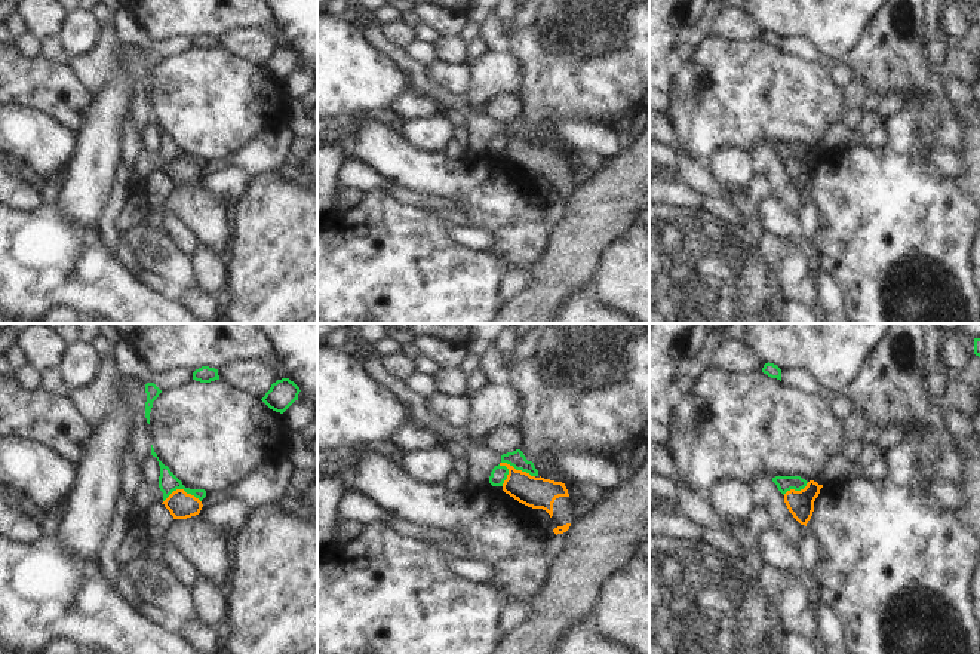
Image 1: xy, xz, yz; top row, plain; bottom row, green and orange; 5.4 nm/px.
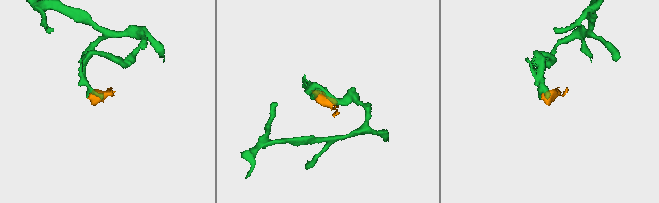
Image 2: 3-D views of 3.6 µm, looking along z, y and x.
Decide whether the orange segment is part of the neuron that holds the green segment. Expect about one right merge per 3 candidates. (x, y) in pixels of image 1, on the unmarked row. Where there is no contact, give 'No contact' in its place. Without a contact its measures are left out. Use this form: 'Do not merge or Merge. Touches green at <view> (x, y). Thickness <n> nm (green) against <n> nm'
Do not merge. Touches green at xz (516, 137). Thickness 90 nm (green) against 170 nm

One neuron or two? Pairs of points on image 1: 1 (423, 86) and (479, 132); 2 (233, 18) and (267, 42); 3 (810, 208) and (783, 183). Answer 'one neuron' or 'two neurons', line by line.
1: one neuron
2: two neurons
3: two neurons

